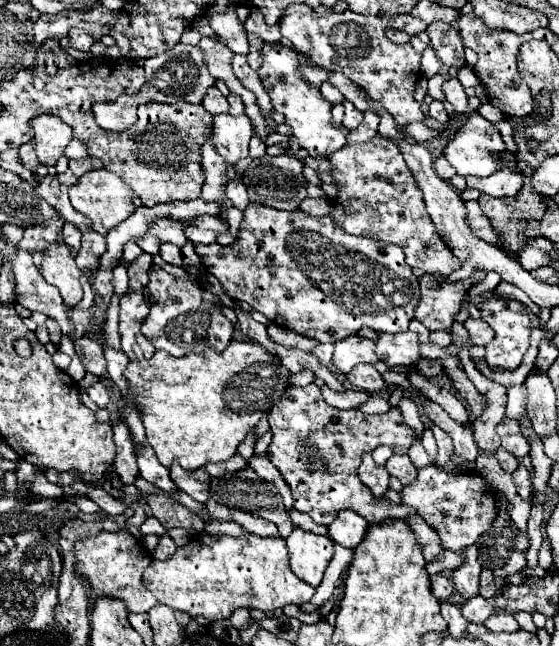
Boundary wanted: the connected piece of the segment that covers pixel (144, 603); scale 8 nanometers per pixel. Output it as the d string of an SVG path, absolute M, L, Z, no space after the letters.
M127 530L119 532L99 532L87 540L75 544L75 556L79 562L77 572L91 582L91 596L117 596L127 602L129 612L149 612L157 598L143 586L141 574L151 562L151 556L143 548L143 544L133 538Z

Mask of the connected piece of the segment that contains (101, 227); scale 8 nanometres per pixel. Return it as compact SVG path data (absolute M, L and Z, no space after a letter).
M105 168L85 172L77 180L77 184L73 184L69 188L69 198L71 198L73 208L77 212L85 214L91 220L91 228L99 234L107 234L109 230L113 230L119 222L123 222L127 216L131 216L141 206L141 200L131 190L131 186L125 184L117 174L113 174L111 170L105 170Z

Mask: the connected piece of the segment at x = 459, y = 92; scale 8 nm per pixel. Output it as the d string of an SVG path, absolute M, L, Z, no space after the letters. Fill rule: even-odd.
M449 78L443 84L443 92L447 96L447 102L453 104L457 114L467 114L467 94L465 94L465 90L457 78Z

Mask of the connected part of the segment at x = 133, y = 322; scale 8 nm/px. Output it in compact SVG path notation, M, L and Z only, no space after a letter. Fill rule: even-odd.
M145 290L127 292L119 302L119 336L121 350L129 356L129 360L137 360L139 356L152 357L155 353L153 344L143 336L141 324L149 314L149 304L145 300Z

